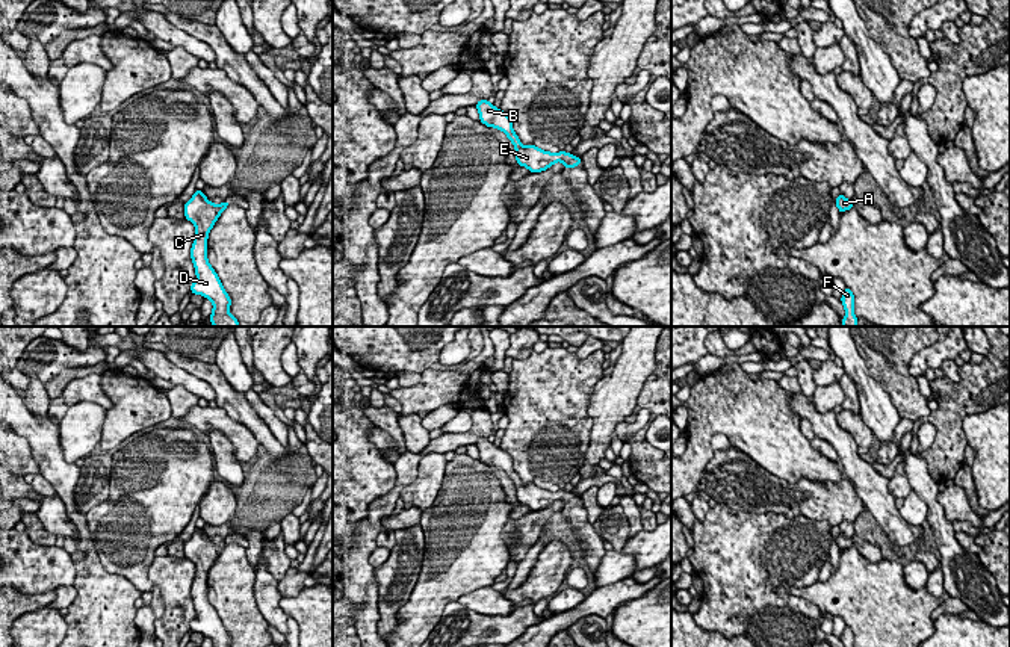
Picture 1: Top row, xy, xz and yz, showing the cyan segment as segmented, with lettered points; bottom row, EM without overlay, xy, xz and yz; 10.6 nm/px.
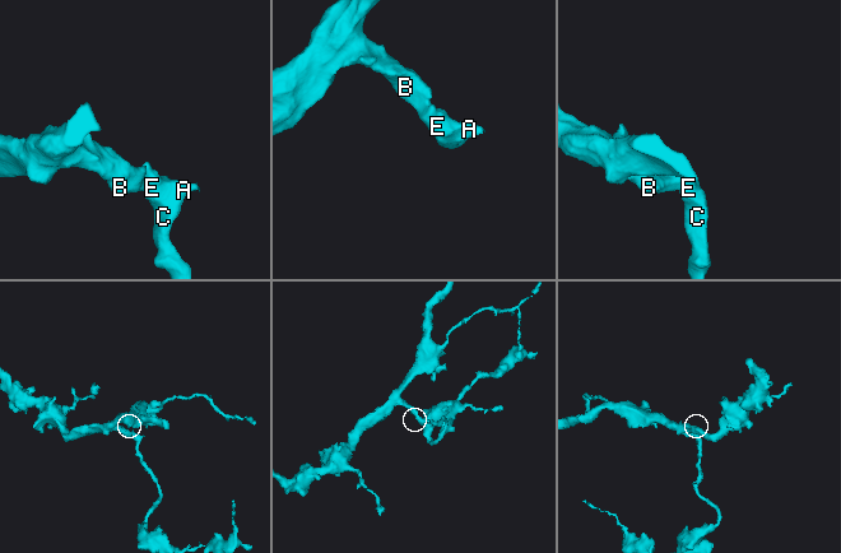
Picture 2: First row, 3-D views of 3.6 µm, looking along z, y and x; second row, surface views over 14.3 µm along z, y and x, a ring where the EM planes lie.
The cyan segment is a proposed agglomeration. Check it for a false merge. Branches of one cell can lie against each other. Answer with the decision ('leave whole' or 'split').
leave whole

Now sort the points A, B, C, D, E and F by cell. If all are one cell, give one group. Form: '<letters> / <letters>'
A B C D E F

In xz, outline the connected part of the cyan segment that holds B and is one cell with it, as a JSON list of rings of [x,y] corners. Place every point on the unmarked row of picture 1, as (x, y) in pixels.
[[[479,438],[476,447],[482,463],[502,469],[507,473],[516,487],[517,502],[528,506],[529,511],[546,509],[556,500],[561,500],[564,506],[575,506],[582,500],[581,496],[565,490],[549,491],[535,484],[523,485],[519,475],[513,469],[513,458],[503,449],[494,446],[488,438]]]

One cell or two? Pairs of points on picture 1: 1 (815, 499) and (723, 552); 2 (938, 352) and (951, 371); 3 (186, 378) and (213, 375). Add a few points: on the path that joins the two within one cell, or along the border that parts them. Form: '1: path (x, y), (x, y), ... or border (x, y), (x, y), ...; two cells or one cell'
1: border (752, 513), (803, 514), (821, 520); two cells
2: border (953, 359), (947, 359), (941, 368); two cells
3: border (165, 357), (200, 377), (213, 390), (216, 398); two cells

